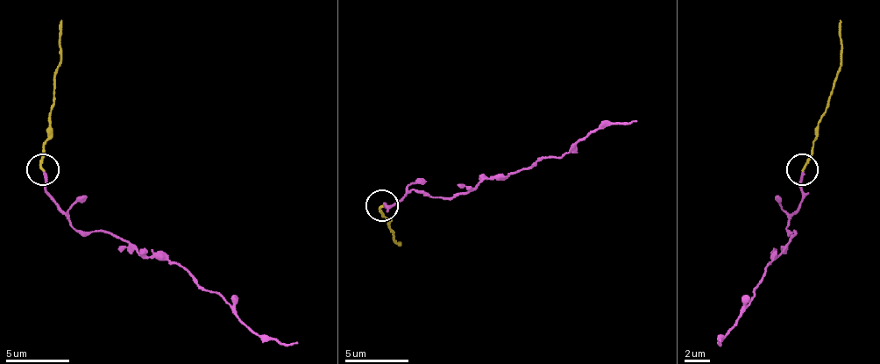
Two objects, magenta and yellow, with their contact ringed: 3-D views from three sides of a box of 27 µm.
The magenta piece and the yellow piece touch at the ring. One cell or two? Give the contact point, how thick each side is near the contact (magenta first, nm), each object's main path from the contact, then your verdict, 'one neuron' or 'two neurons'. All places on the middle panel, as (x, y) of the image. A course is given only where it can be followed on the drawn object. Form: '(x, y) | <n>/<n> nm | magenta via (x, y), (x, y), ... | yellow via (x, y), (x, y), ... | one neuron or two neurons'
(382, 205) | 190/200 nm | magenta via (381, 206), (413, 190), (457, 196), (486, 177), (559, 158), (600, 126), (635, 120) | yellow via (381, 206), (400, 244) | one neuron

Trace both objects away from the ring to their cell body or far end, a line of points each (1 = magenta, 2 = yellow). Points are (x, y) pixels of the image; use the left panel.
1: (42, 172), (48, 197), (83, 232), (118, 235), (147, 258), (169, 258), (261, 338), (296, 340)
2: (42, 168), (61, 63), (61, 19)

